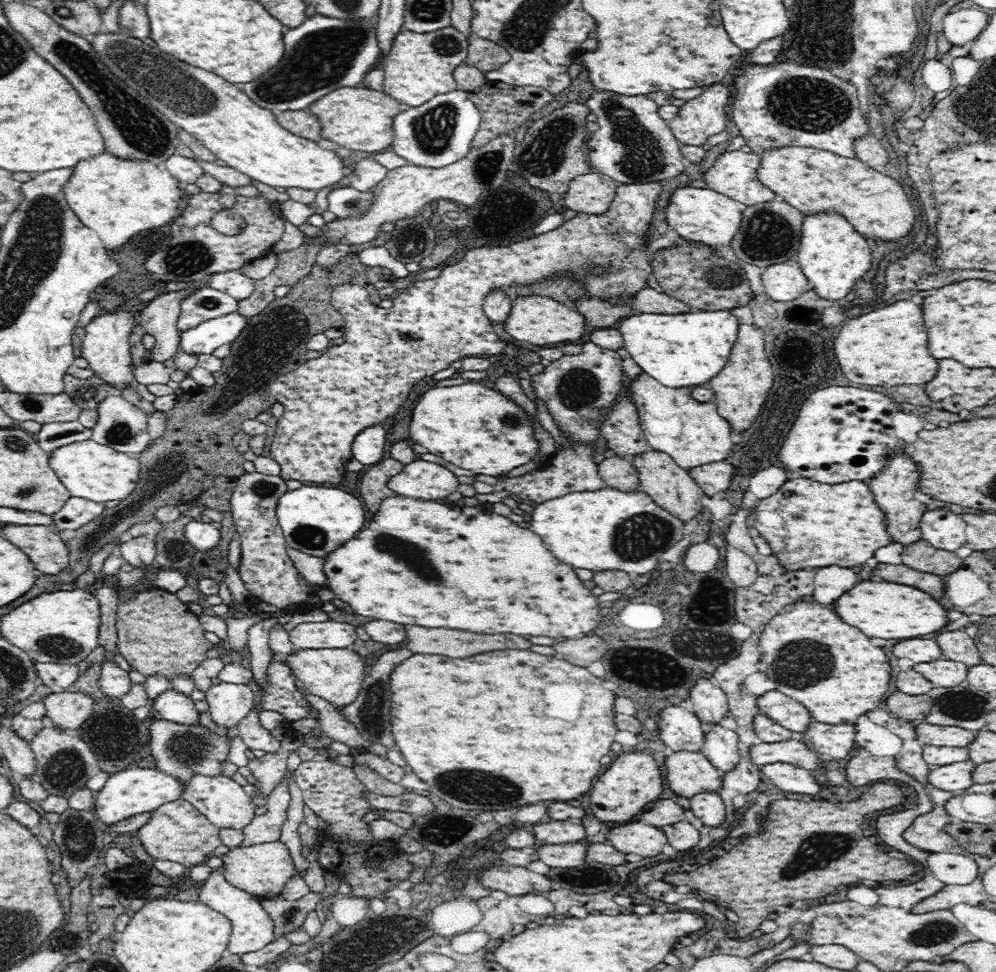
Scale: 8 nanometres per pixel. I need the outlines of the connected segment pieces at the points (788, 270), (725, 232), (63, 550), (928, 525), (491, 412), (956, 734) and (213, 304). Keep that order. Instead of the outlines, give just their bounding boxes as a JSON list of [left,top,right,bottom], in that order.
[[761,258,814,302],[666,186,743,248],[4,526,69,575],[920,507,967,552],[409,381,539,476],[914,721,976,747],[177,287,239,331]]

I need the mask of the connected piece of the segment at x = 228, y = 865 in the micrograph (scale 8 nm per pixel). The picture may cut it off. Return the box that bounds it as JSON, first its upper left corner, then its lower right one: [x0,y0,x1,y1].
[223,841,296,898]

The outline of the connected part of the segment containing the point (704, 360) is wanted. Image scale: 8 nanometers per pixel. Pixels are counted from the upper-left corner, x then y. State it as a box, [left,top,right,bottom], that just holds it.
[619,309,740,385]

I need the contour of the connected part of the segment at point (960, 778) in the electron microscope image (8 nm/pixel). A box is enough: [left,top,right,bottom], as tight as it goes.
[928,761,975,792]

